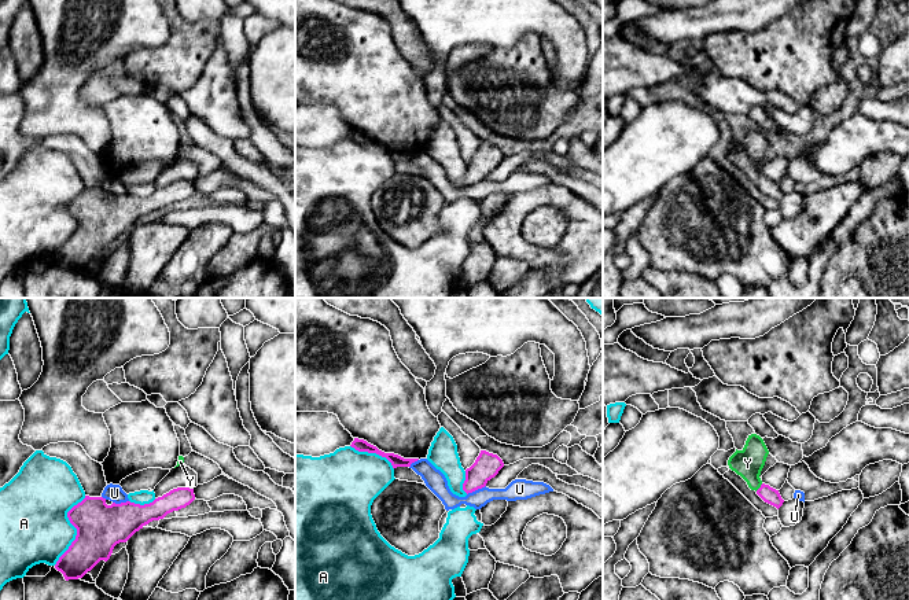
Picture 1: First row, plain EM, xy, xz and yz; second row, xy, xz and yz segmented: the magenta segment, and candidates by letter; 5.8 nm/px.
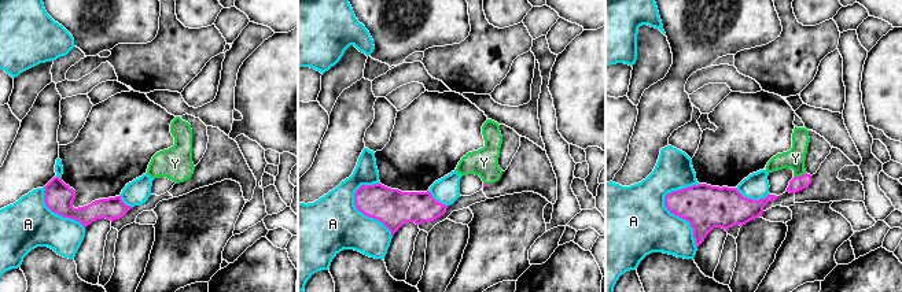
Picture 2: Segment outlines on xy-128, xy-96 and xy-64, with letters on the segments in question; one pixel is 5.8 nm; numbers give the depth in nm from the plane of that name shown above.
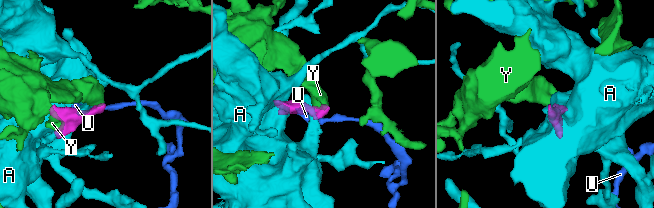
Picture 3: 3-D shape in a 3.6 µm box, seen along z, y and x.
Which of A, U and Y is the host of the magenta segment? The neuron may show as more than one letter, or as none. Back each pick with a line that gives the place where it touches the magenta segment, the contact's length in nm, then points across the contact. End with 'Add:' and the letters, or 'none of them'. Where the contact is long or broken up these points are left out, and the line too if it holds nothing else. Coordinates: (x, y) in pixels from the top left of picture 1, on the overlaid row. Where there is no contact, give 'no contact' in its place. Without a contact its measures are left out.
Y: yz (760, 488) | 60 nm | across yz (769, 494), (760, 488), (754, 482), (747, 463)
Add: Y

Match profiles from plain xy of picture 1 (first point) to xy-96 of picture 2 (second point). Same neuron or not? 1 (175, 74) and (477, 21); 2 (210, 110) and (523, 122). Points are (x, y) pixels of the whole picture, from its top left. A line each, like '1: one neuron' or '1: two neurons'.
1: one neuron
2: two neurons

